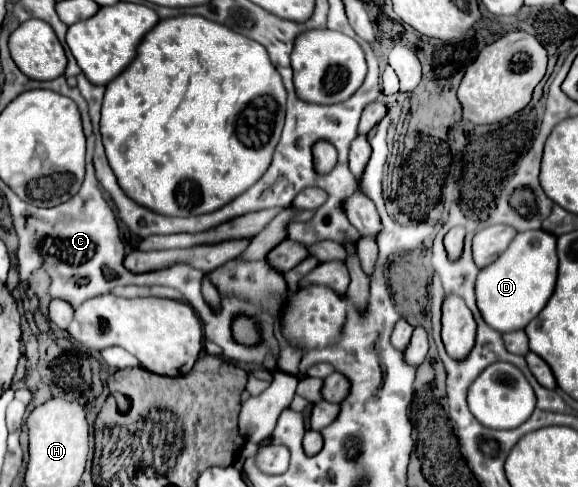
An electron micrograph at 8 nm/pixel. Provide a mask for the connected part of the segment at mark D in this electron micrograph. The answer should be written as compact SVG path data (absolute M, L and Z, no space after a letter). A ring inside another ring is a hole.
M546 230L520 232L504 254L490 266L482 268L476 280L476 300L482 318L498 332L524 330L536 314L546 306L558 276L556 236Z

